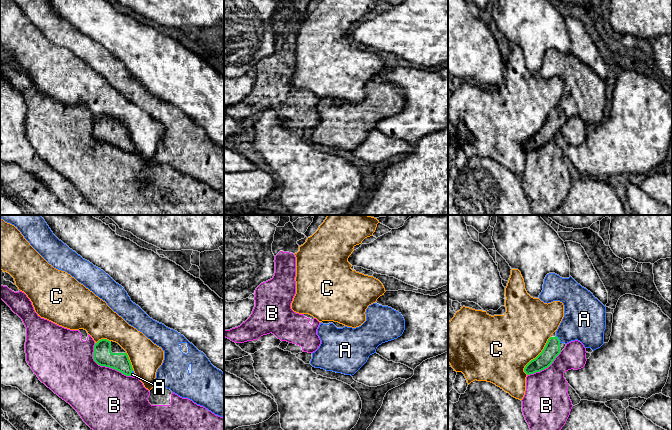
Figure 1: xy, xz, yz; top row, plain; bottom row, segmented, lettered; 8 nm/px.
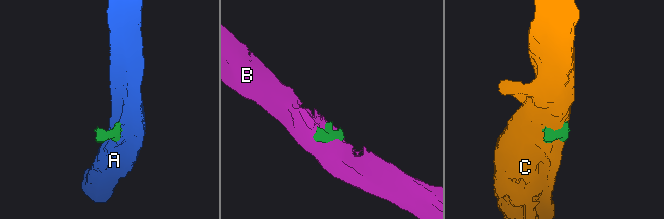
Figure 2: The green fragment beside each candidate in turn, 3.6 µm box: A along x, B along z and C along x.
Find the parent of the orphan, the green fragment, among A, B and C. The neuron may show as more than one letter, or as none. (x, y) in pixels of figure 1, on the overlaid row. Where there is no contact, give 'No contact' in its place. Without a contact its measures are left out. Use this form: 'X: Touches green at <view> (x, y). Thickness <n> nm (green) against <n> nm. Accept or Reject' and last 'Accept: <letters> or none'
A: Touches green at yz (558, 339). Thickness 130 nm (green) against 320 nm. Accept
B: Touches green at xy (104, 365). Thickness 160 nm (green) against 480 nm. Reject
C: Touches green at yz (537, 356). Thickness 130 nm (green) against 440 nm. Reject
Accept: A

